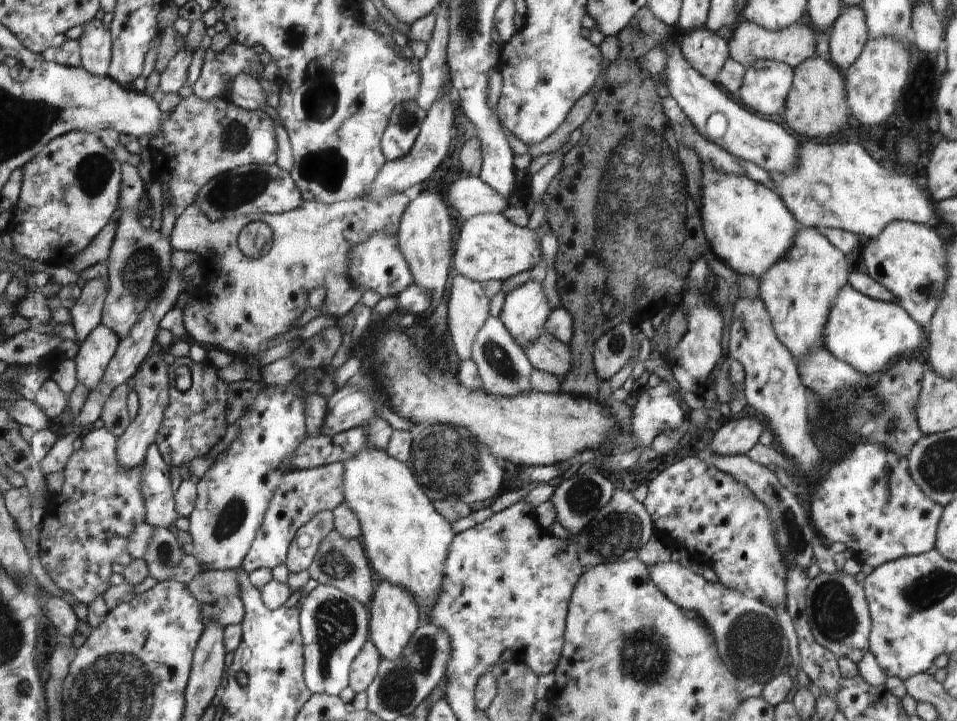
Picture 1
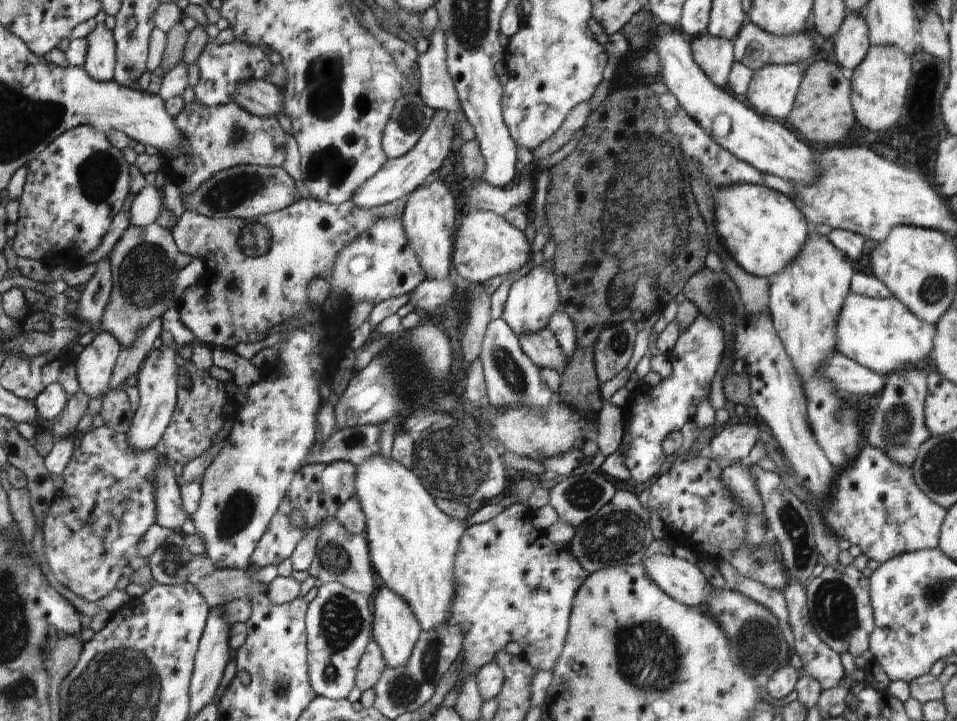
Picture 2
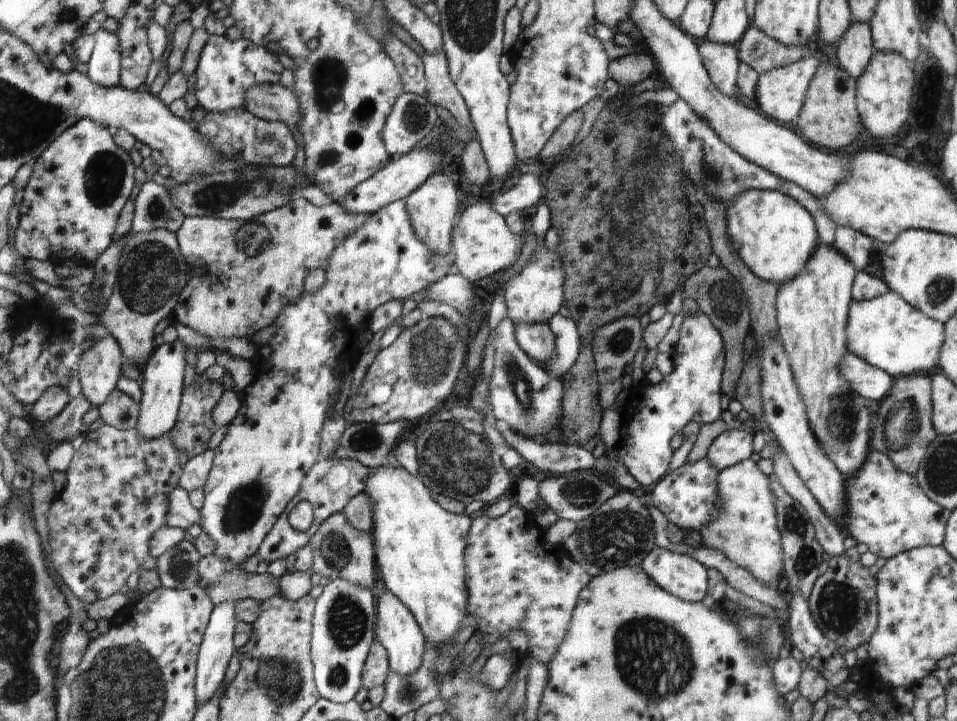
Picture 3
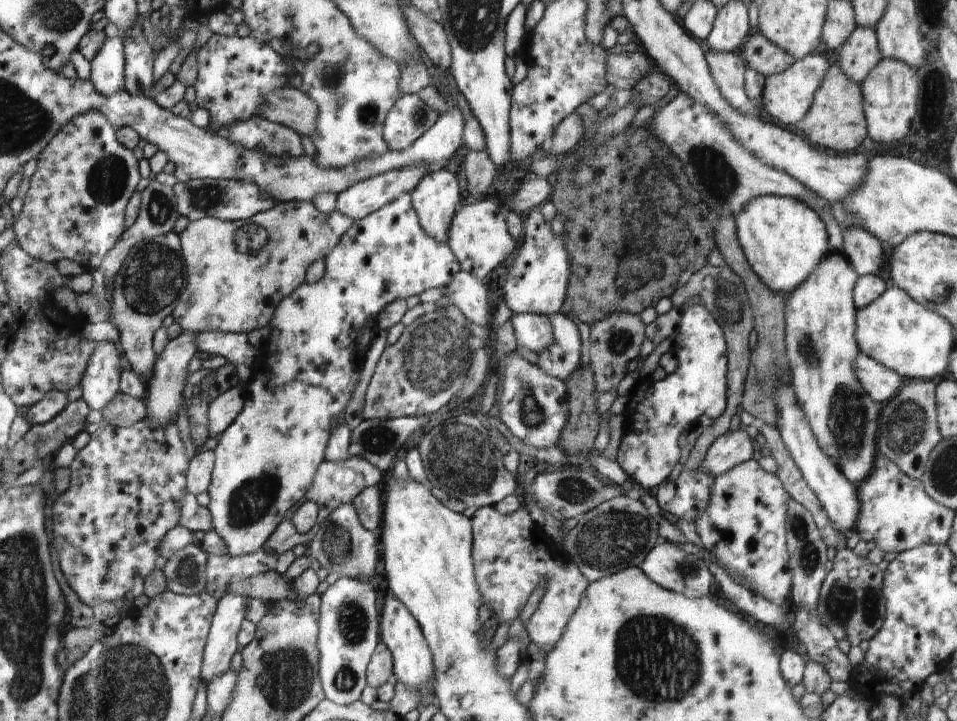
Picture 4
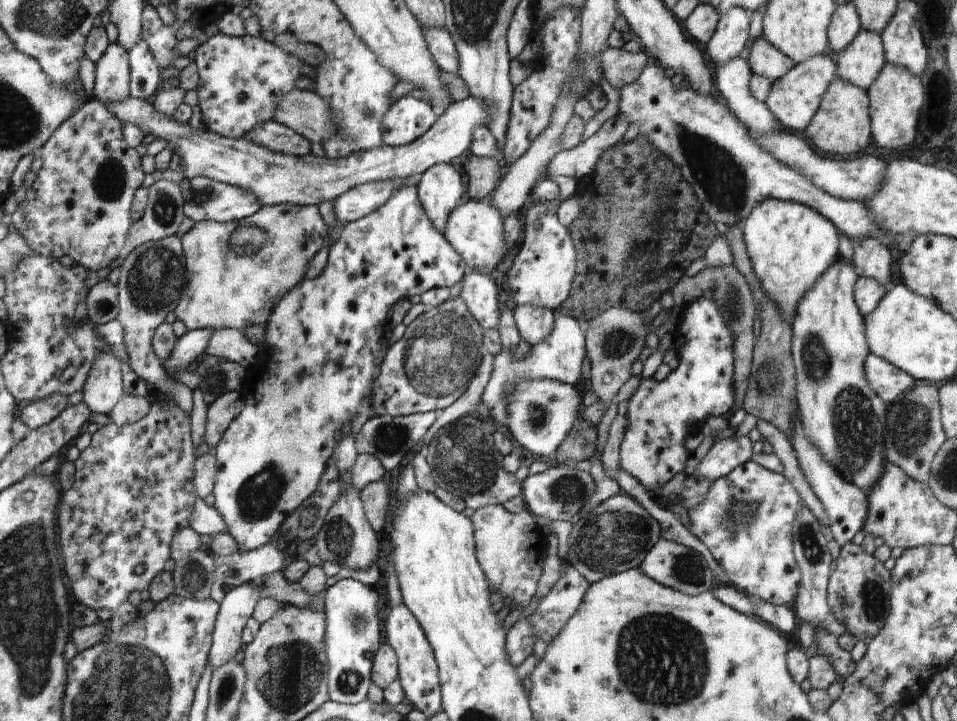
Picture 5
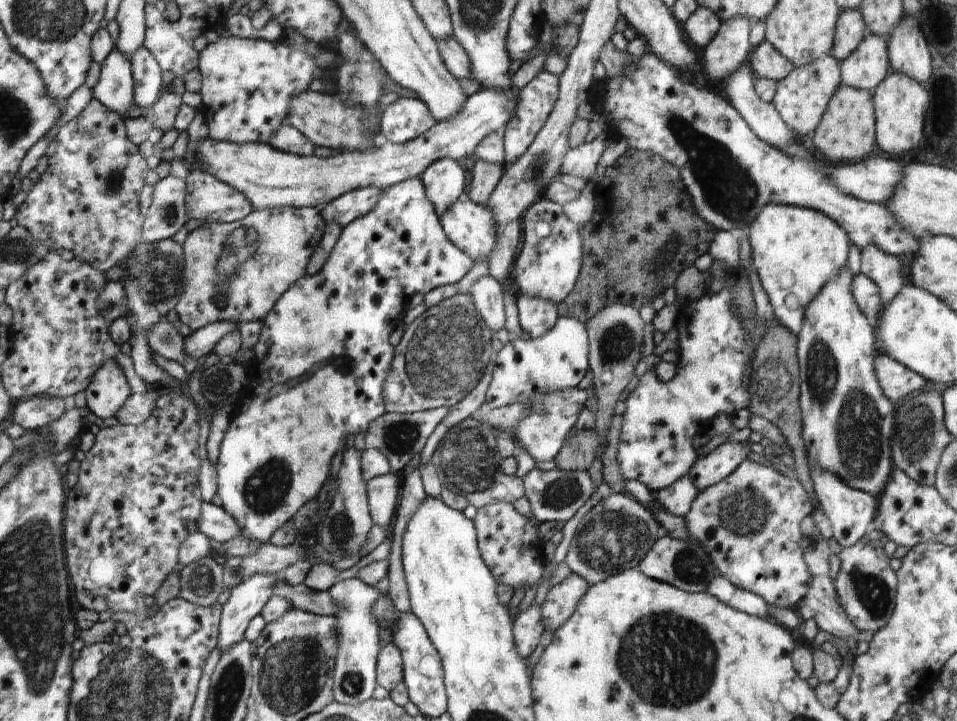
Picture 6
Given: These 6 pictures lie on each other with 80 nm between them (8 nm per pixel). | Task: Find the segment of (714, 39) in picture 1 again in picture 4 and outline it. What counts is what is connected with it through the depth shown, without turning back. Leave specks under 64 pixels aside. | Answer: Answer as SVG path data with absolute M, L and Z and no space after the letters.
M708 48L706 59L713 72L714 83L720 88L721 95L740 114L761 117L761 111L754 106L744 89L747 63L739 52L712 52Z

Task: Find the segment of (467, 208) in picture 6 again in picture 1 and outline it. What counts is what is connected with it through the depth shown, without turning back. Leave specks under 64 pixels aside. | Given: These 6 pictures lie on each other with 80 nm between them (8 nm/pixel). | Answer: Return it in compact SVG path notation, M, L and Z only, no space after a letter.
M486 213L469 218L459 229L457 250L453 258L454 270L458 275L464 275L476 282L484 280L505 281L520 272L530 270L534 264L540 262L540 244L536 242L536 232L527 226L521 227L511 223L503 213Z

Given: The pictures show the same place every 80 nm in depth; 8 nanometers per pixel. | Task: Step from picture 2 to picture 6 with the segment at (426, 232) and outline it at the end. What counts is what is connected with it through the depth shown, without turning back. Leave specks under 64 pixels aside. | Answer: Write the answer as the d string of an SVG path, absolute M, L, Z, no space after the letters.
M442 158L441 161L434 162L421 176L426 186L426 194L434 204L438 218L441 218L450 209L450 204L454 204L464 192L464 170L458 166L458 161Z

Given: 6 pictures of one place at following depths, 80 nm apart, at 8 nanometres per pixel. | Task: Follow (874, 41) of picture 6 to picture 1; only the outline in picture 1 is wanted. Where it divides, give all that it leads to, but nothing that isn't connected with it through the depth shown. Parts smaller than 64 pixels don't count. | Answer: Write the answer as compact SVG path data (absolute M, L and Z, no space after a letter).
M861 5L844 6L829 40L831 60L842 70L849 69L869 39L868 23Z

